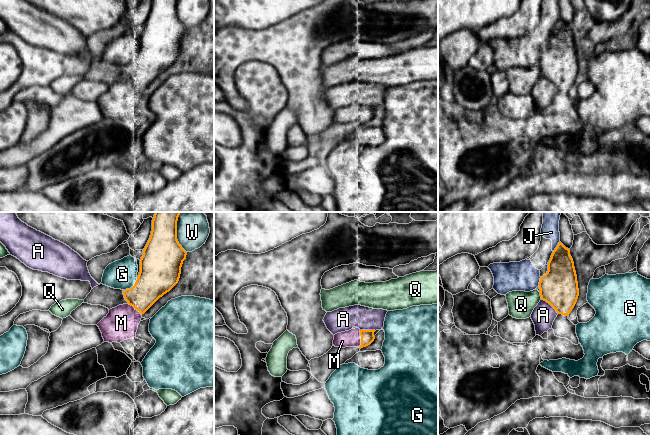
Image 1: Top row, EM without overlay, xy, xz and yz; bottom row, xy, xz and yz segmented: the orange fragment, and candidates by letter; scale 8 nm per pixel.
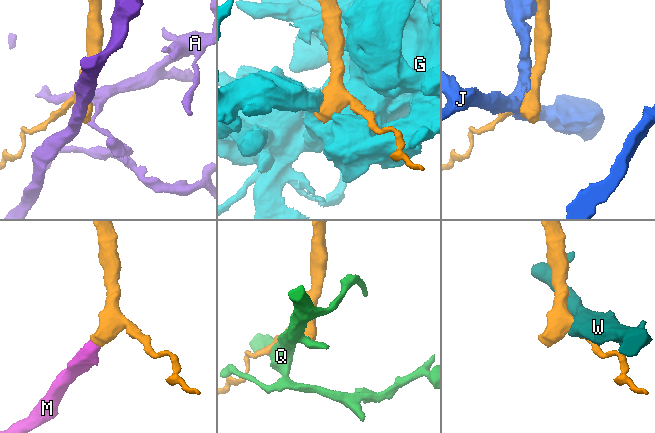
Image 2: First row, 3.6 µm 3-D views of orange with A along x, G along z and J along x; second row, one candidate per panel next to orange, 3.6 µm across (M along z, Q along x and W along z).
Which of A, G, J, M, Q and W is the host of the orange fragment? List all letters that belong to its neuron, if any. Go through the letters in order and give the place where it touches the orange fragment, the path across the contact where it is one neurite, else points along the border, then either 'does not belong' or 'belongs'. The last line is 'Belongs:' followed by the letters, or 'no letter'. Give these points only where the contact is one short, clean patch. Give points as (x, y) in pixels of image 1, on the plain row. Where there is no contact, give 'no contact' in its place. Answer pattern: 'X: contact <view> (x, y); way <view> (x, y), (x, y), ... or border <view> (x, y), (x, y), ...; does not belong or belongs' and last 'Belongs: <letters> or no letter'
A: contact yz (550, 80); does not belong
G: contact xy (131, 63); does not belong
J: contact yz (557, 22); does not belong
M: contact xz (361, 115); belongs
Q: contact yz (540, 71); does not belong
W: contact xy (176, 14); does not belong
Belongs: M

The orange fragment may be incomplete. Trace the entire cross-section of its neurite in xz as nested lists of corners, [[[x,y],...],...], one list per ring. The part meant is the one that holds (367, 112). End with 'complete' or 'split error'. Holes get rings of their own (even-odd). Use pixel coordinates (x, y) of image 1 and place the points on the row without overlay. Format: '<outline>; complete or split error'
[[[359,104],[337,109],[334,111],[335,123],[359,123],[360,125],[370,121],[374,115],[375,106],[360,106]]]; split error

